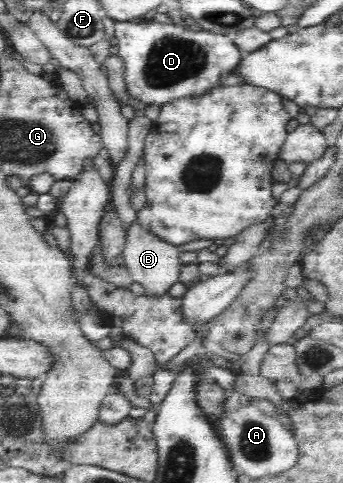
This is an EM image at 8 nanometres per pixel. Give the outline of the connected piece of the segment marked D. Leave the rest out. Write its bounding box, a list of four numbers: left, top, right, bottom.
[114,20,243,107]

